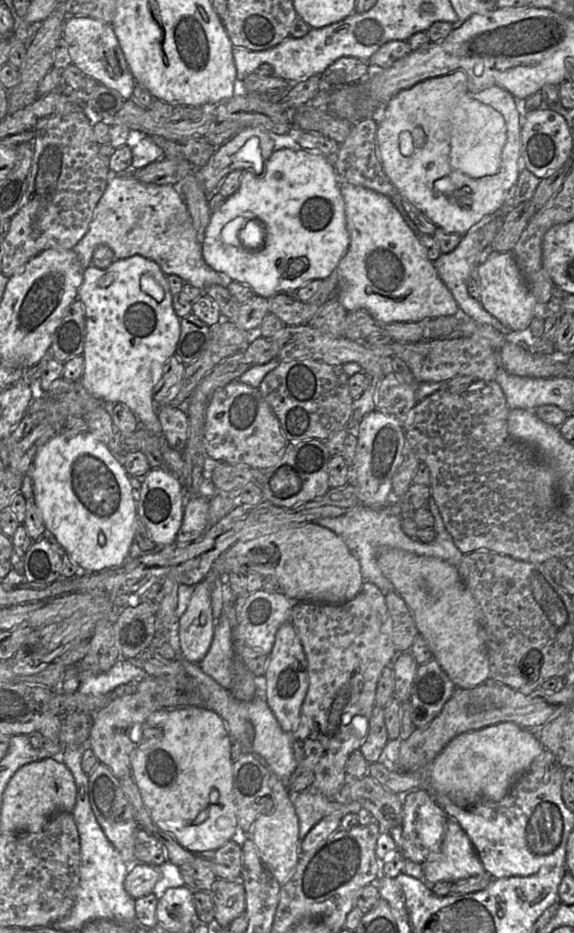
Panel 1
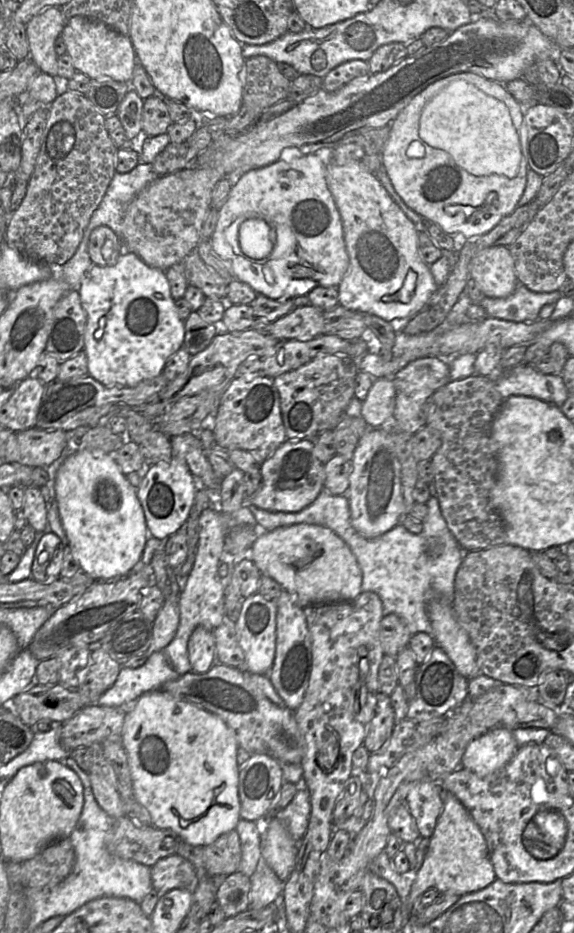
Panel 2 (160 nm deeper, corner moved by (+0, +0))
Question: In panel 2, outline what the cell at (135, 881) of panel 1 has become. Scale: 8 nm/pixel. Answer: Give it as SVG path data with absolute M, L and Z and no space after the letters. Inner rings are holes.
M176 853L151 867L151 881L159 898L173 889L193 890L199 882L191 862Z

